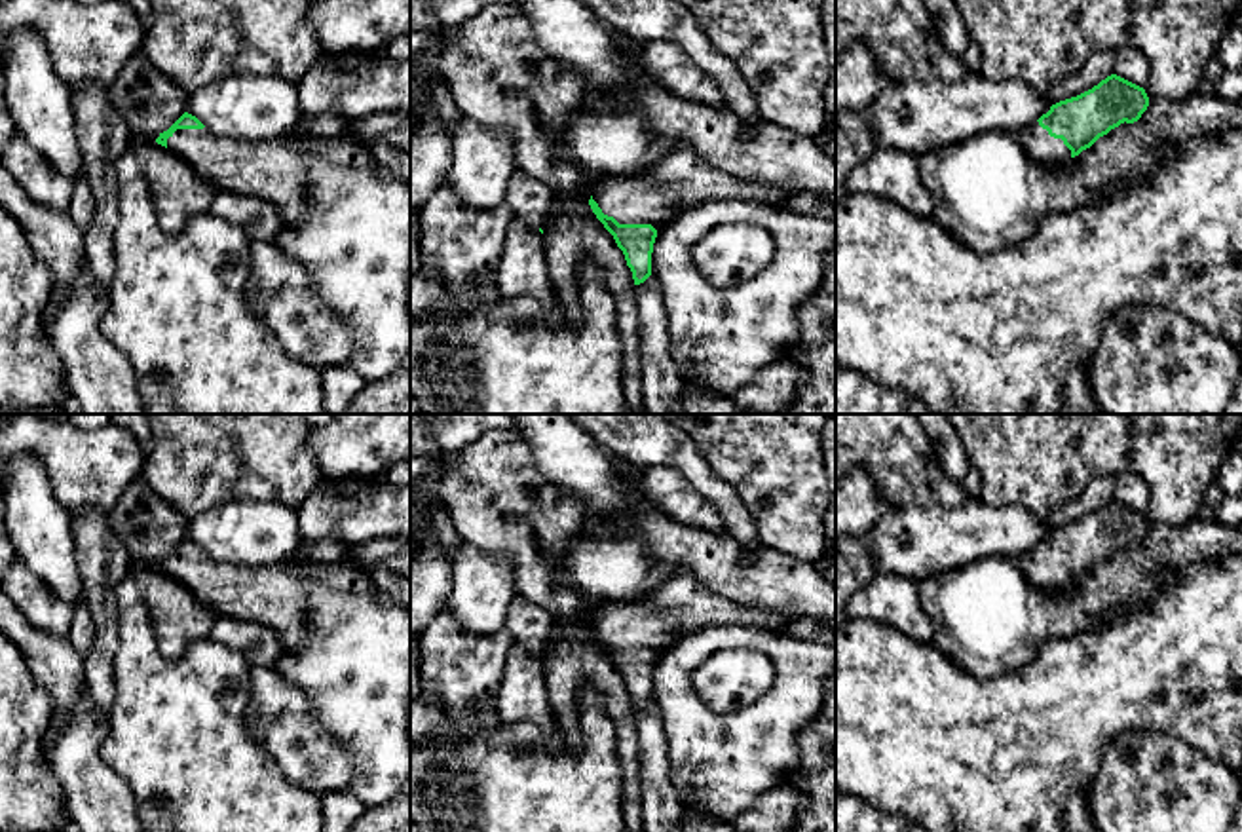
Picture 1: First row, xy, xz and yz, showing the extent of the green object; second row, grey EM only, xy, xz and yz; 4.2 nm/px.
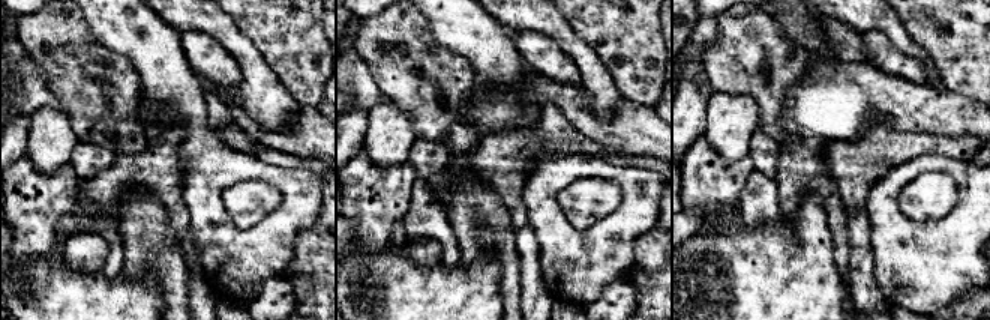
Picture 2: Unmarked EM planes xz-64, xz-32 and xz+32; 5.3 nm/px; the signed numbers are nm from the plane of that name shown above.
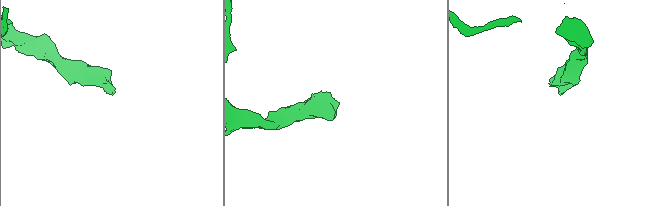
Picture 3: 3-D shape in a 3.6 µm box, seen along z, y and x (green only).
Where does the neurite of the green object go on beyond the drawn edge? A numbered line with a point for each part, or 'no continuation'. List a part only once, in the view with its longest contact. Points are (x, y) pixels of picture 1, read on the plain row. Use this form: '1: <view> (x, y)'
1: xz (677, 606)

